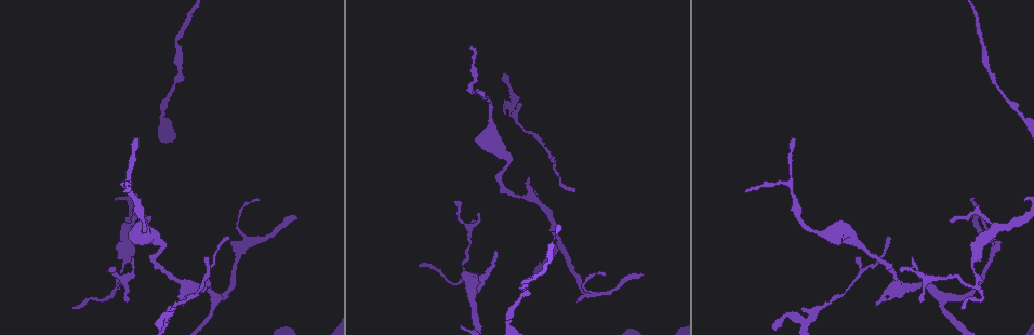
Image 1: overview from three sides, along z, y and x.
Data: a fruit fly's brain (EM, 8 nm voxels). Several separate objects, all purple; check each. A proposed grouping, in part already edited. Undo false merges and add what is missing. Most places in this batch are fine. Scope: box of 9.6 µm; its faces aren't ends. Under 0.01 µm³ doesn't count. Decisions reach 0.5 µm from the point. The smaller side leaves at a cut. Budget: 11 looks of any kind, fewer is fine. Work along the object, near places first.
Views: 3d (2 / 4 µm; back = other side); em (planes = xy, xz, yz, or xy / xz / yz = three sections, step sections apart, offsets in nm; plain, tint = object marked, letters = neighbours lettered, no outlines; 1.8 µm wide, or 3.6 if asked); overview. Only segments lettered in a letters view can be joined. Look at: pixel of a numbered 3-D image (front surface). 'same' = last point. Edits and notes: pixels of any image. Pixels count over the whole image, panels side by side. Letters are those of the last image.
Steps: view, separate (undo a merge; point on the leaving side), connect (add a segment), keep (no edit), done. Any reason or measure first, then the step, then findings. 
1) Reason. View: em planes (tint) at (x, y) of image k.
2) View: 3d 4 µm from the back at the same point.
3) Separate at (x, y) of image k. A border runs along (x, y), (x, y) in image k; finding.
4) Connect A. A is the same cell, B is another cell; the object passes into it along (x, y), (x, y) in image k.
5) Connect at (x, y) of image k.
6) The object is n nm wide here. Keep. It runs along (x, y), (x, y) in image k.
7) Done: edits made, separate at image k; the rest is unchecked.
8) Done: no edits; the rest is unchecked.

Free end. View: em xz step 8 (letters) at (496, 251) of image 1.

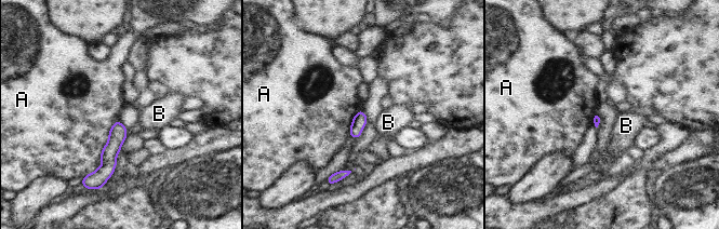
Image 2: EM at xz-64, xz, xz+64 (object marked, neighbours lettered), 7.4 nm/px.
Another direction. View: em planes (letters) at the same point.

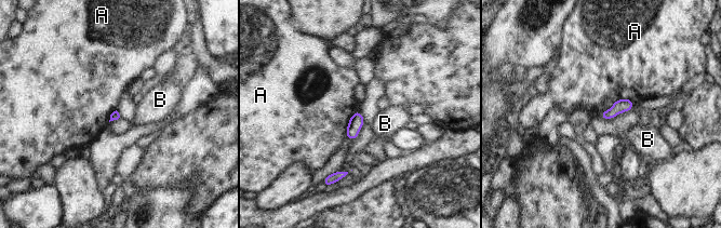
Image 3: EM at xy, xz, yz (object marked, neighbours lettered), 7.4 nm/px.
Keep. A and B are other cells; a border runs along (358, 110), (349, 120), (345, 133) in image 3; none of them fits.

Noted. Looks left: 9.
A fork. View: 3d 2 µm from the back at (214, 296) of image 1.

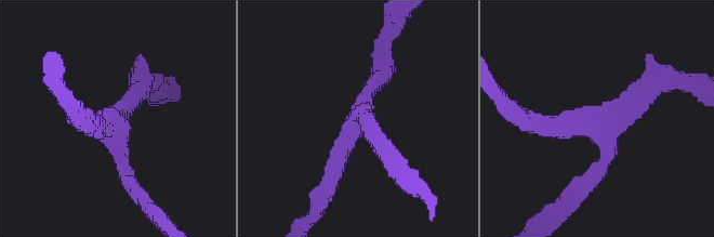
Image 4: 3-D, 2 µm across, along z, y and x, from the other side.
3 arms meet here. View: em yz step 8 (tint) at (364, 108) of image 4.

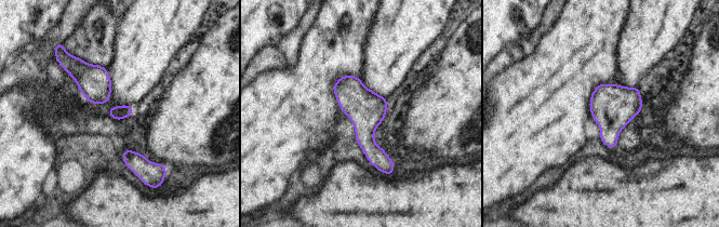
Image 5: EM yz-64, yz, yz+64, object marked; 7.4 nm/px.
Cut it another way. View: em planes (letters) at the same point.

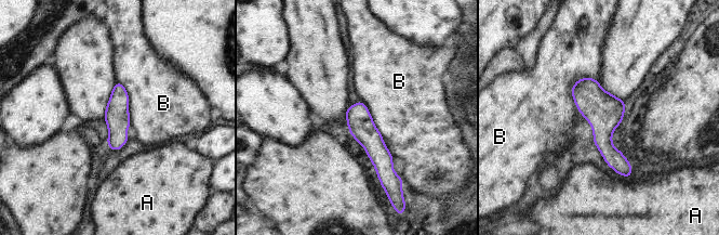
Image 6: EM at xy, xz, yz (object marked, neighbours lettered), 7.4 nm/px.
The longest contact is with B, 480 nm. Keep. A and B are other cells; it runs along (580, 82), (628, 173) in image 6; one cell here.

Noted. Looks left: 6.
Tapers out. View: 3d 2 µm at (184, 298) of image 1.

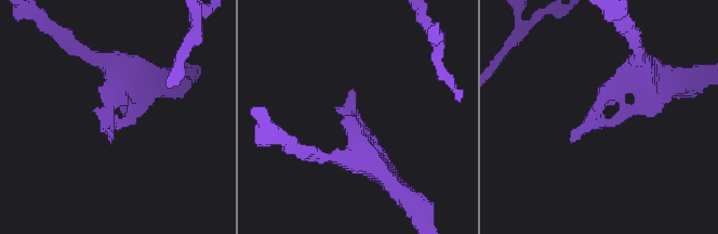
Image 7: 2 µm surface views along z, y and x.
View: em xz step 8 (plain) at (109, 127) of image 7.

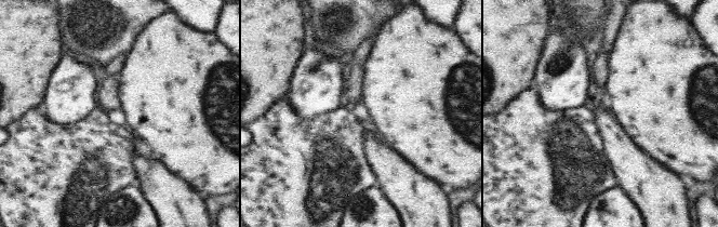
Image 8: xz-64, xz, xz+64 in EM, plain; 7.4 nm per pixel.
What lies round it. View: em xz step 8 (letters) at the same point.

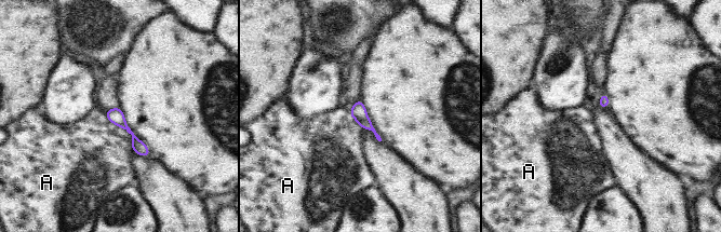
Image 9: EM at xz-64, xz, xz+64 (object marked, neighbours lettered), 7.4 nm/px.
Keep. A is another cell; it runs along (110, 112), (146, 153) in image 9; no lettered segment goes on from it.

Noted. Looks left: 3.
Tapers out. View: em planes (tint) at (972, 218) of image 1.

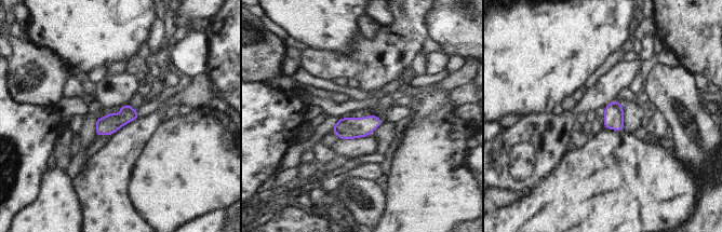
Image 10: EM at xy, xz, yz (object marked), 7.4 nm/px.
View: em planes (letters) at the same point.

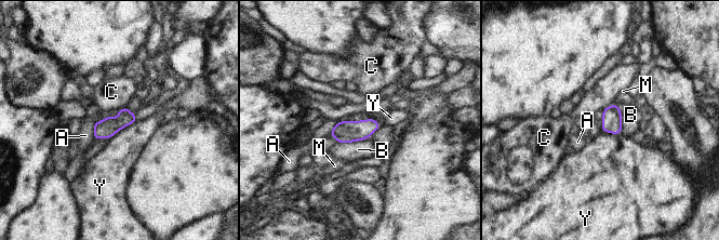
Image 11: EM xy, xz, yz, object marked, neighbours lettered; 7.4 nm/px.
The longest contact is with Y, 280 nm. Keep. A, B, C, M and Y are other cells; none of them fits.

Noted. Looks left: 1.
Done: no edits; the rest is unchecked.

